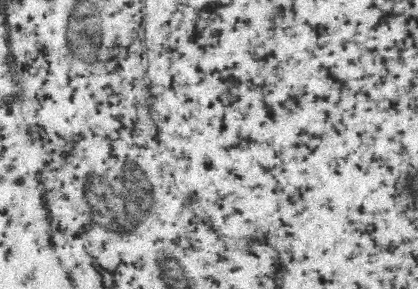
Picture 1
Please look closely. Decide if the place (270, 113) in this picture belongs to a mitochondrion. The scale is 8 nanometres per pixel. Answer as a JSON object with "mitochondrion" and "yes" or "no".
{"mitochondrion":"no"}

